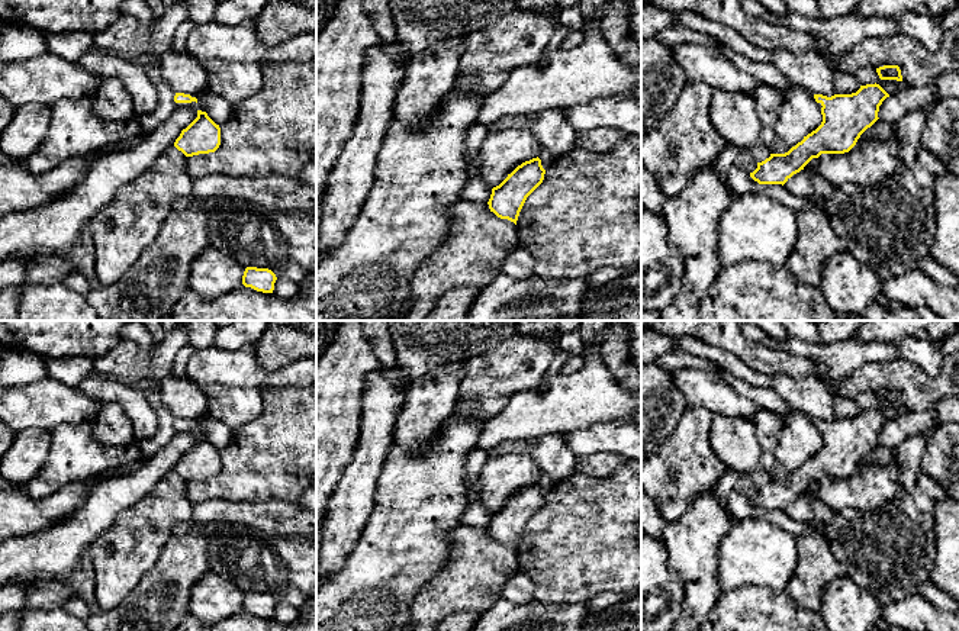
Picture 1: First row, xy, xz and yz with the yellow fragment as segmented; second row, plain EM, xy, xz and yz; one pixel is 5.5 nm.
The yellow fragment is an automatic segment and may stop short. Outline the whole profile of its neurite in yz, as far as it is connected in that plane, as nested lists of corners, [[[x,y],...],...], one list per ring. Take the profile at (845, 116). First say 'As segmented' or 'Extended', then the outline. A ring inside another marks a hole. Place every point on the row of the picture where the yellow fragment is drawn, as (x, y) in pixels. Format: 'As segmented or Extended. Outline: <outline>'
As segmented. Outline: [[[879,84],[860,86],[852,94],[834,94],[831,97],[814,94],[820,103],[823,122],[804,136],[801,142],[785,154],[770,154],[750,177],[759,184],[785,184],[794,174],[821,154],[849,152],[879,117],[879,106],[889,94]]]

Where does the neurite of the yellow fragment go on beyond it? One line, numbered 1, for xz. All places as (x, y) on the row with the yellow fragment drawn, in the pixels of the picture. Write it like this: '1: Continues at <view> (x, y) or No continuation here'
1: No continuation here

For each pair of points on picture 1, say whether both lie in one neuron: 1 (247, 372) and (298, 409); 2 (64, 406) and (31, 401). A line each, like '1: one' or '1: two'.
1: two
2: one

